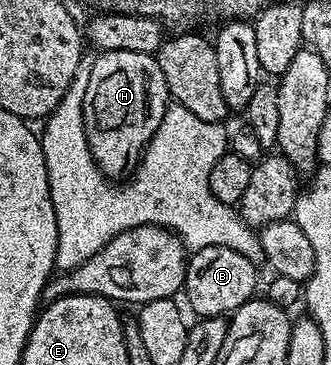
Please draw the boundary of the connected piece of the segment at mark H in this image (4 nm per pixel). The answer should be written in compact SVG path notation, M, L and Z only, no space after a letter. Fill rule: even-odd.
M108 50L97 57L86 90L84 86L86 142L102 173L111 180L118 180L129 175L142 161L142 153L156 128L160 128L160 120L164 120L164 112L172 99L155 55Z

